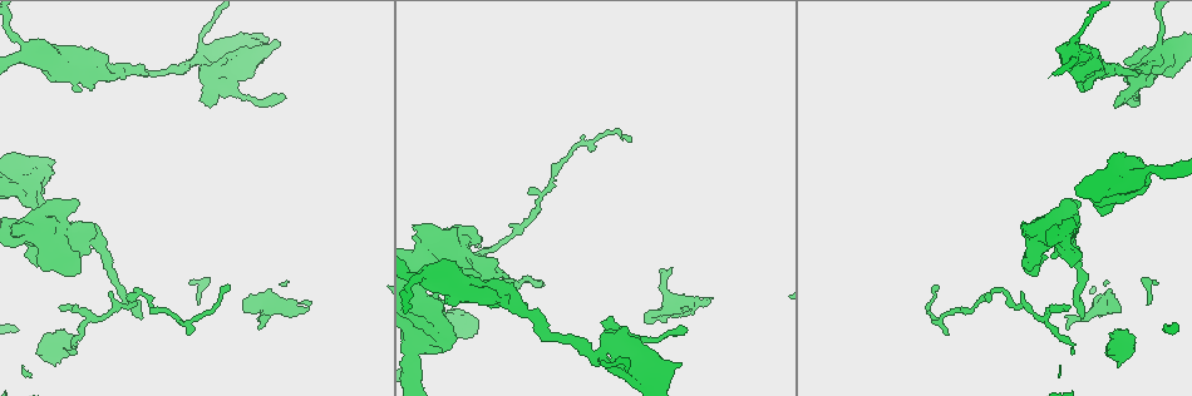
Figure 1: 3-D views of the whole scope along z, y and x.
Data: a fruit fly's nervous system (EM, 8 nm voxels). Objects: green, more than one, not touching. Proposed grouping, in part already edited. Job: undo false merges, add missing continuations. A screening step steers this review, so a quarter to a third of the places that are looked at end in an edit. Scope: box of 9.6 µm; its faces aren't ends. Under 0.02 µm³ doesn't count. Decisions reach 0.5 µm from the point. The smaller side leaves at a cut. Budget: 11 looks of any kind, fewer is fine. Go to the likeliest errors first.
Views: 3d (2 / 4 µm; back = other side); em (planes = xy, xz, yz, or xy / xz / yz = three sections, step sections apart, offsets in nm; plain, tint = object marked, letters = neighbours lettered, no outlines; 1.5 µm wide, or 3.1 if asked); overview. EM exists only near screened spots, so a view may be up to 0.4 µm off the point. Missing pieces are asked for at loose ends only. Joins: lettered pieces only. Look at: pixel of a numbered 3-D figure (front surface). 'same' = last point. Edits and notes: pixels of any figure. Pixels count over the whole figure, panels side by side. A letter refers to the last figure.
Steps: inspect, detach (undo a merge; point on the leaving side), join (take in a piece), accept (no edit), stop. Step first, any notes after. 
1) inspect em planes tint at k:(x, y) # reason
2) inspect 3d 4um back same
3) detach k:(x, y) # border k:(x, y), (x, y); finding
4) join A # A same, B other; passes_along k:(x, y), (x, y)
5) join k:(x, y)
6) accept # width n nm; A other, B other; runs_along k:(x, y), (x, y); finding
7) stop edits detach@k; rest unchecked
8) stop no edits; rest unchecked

inspect em planes letters at 1:(69, 82) # thick end

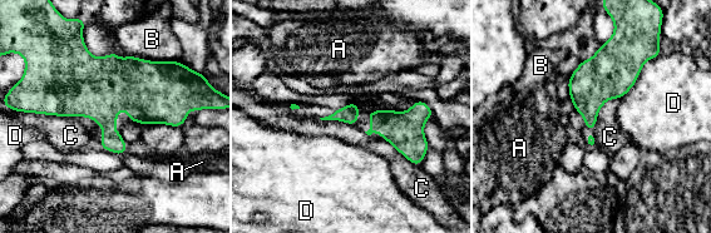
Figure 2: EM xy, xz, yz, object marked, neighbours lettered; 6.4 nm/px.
accept # A other, B other, C other, D other; no lettered piece goes on from it

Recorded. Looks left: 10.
inspect 3d 4um at 1:(1101, 213) # free end

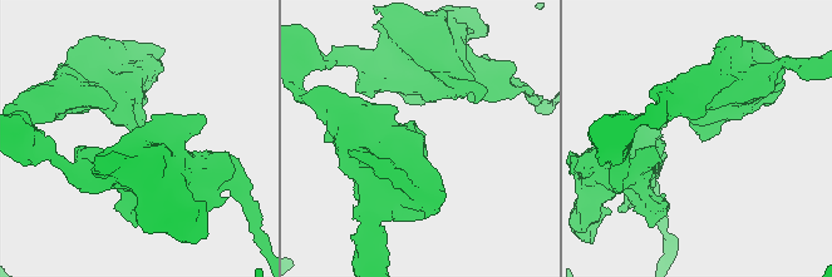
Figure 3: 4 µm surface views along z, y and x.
inspect em planes tint at 3:(702, 142) # shape alone is not enough

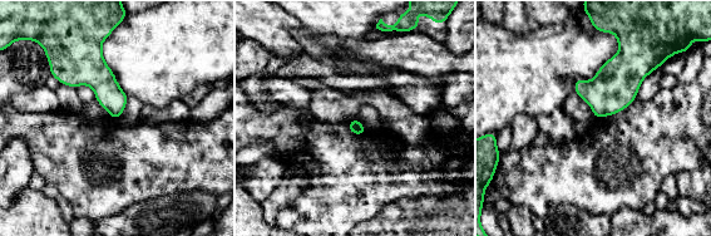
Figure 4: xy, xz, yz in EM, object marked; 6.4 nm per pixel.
inspect em planes letters same # what lies round it

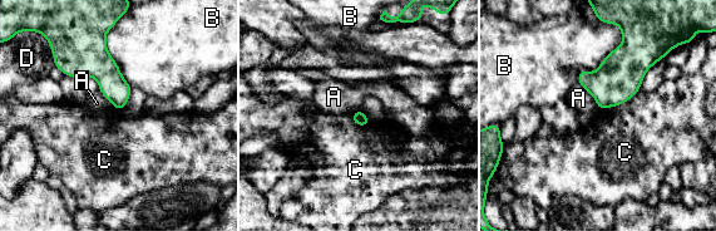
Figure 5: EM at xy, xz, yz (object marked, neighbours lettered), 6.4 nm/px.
accept # A other, B other, C other, D other; no lettered piece goes on from it

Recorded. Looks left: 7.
inspect em yz step 4 tint at 1:(534, 192) # a fork

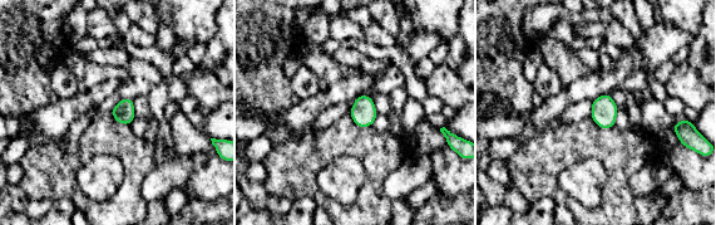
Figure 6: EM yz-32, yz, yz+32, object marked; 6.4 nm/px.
inspect em planes tint same # another direction

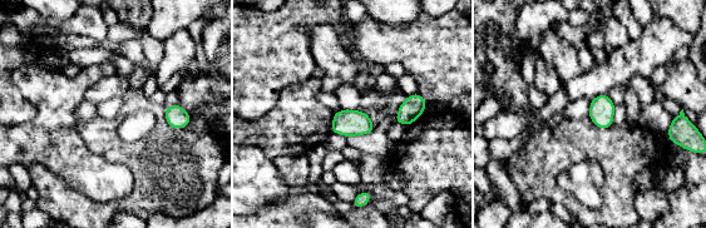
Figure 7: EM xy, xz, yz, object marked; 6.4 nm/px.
inspect em planes letters same # see the neighbours

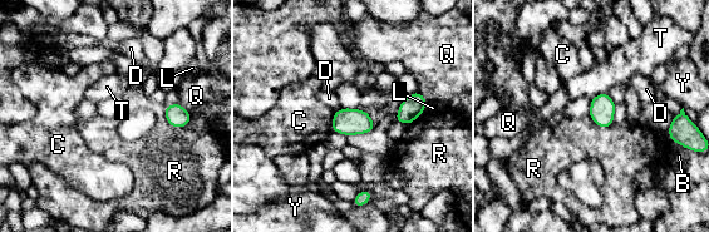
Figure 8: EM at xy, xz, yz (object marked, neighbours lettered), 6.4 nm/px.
accept # B other, C other, D other, L other, Q other, R other, T other, Y other; border 8:(163, 112), (172, 127), (187, 126); one neuron here

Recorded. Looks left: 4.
inspect 3d 4um back at 1:(601, 353) # touches itself

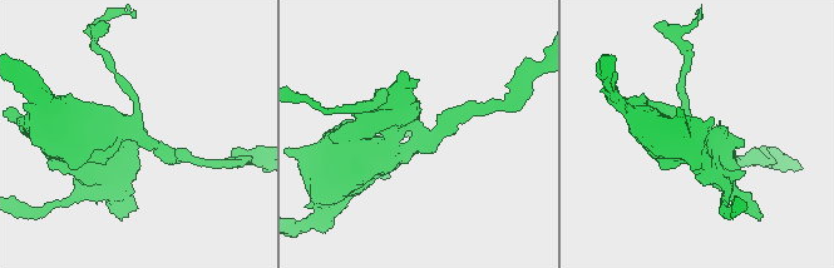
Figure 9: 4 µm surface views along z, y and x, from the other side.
inspect em planes letters at 9:(140, 136) # need the tissue

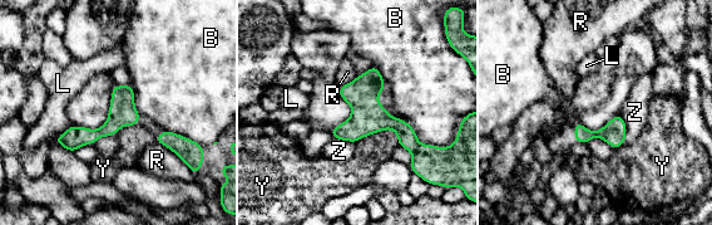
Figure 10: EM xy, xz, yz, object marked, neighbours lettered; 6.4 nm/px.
accept # B other, L other, R other, Y other, Z other; one neuron here

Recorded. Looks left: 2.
inspect em yz step 4 letters at 1:(1023, 234) # stops while still wide

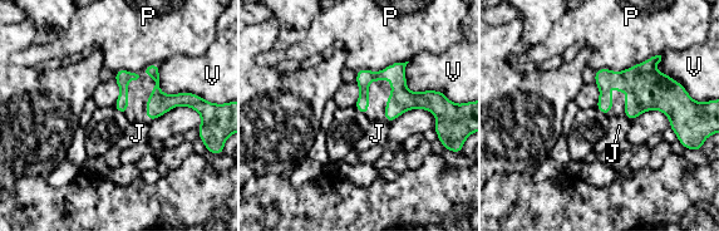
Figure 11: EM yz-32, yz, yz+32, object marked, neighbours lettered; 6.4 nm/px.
inspect em planes letters same # cut it another way

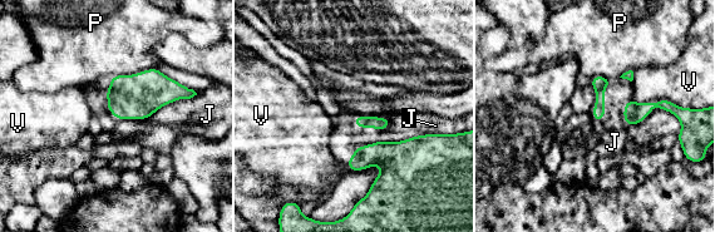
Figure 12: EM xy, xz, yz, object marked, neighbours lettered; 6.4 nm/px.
accept # J other, P other, V other; no lettered piece goes on from it

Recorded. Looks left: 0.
stop no edits; rest unchecked

